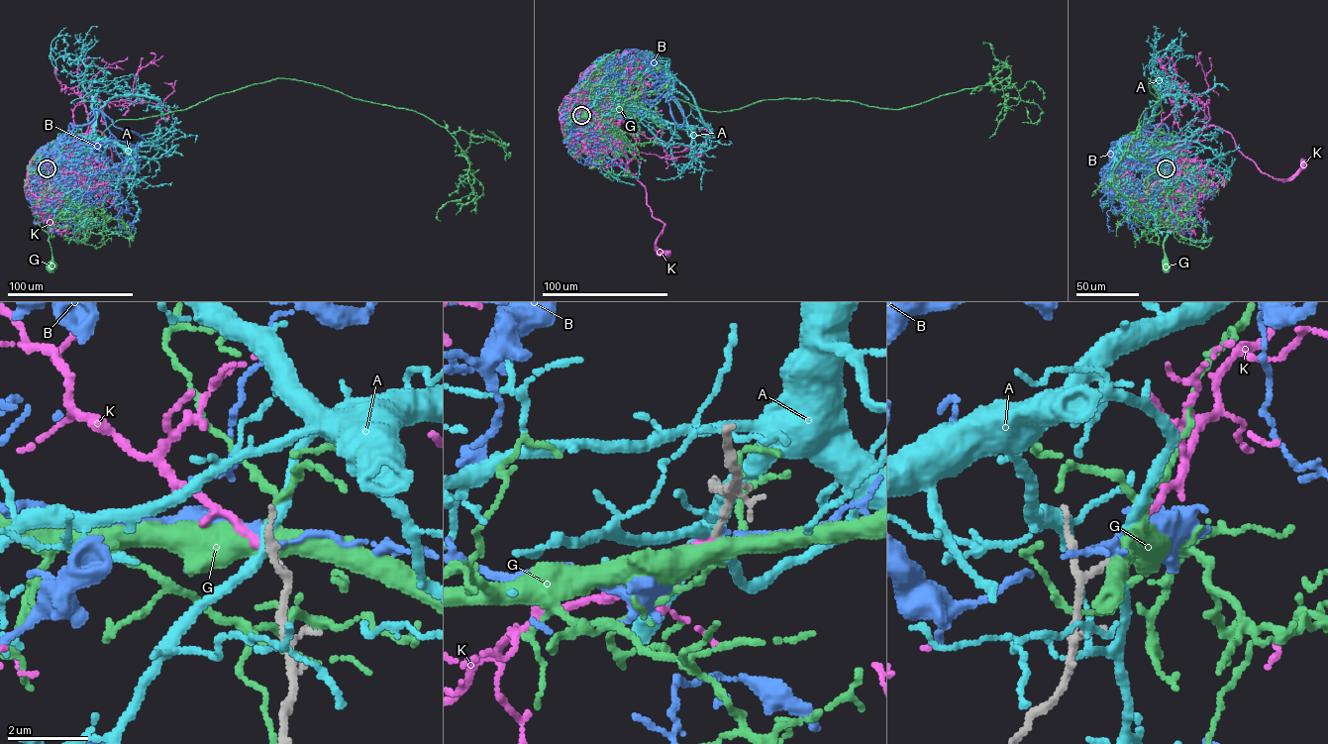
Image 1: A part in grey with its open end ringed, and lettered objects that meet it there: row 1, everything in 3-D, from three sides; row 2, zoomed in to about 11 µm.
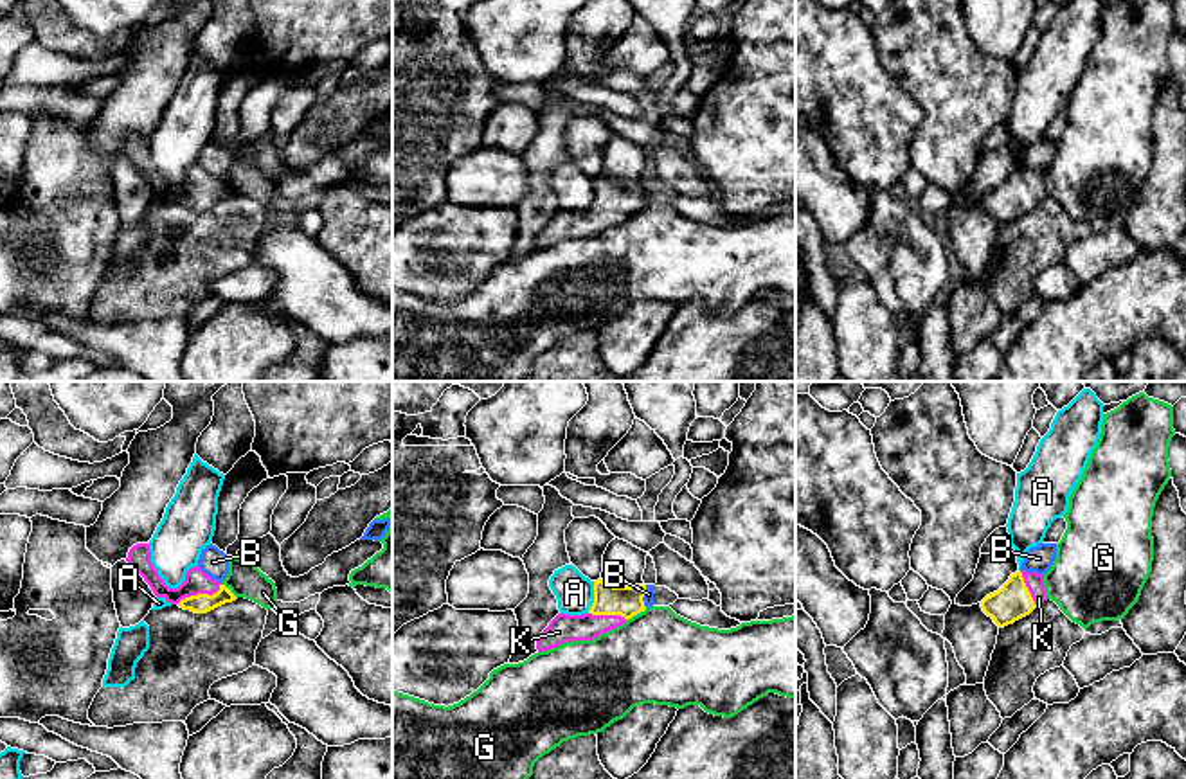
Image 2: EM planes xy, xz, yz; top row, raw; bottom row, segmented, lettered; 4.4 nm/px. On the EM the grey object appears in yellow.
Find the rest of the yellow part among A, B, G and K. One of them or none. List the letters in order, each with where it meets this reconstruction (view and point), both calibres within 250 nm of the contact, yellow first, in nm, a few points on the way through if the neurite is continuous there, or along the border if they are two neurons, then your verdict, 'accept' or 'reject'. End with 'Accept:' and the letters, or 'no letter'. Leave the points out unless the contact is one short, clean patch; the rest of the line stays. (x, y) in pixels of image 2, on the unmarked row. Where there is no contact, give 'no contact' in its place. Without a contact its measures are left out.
A: xz (594, 195) | 140/170 nm | along xz (594, 179), (594, 198), (587, 209) | reject
B: xz (643, 193) | 140/50 nm | along xz (646, 182), (645, 204) | reject
G: xz (636, 211) | 140/420 nm | along xz (646, 205), (627, 218) | reject
K: xy (200, 191) | 90/110 nm | across xy (202, 200), (200, 191), (197, 179) | accept
Accept: K

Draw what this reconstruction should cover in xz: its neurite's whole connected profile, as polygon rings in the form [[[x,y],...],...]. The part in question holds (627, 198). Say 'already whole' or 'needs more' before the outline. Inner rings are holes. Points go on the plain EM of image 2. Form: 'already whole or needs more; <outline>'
needs more; [[[594,178],[594,200],[583,212],[558,210],[536,236],[536,246],[547,248],[572,237],[594,237],[646,207],[646,182],[614,184]]]

